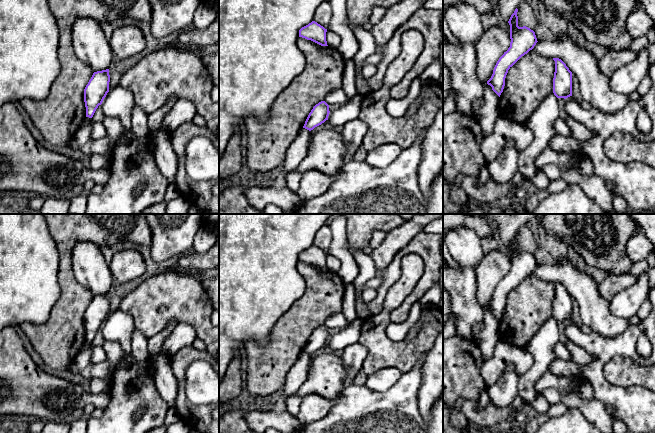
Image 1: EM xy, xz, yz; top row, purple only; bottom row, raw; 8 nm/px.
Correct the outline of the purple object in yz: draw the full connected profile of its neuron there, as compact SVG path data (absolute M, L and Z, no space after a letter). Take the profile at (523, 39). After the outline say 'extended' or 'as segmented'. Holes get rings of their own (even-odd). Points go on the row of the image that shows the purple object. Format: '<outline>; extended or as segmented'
M518 9L511 15L508 23L510 25L510 47L497 61L491 78L487 84L500 97L505 86L505 78L508 70L525 54L534 48L537 38L535 32L530 28L518 26Z; as segmented

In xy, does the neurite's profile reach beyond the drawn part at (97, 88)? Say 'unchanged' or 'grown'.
unchanged

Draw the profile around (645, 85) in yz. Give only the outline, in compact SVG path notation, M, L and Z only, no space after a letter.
M649 73L646 74L642 81L640 82L640 84L638 85L637 87L637 92L641 95L641 96L644 96L651 88L651 85L652 85L652 82L651 82L651 79L650 79L650 75Z

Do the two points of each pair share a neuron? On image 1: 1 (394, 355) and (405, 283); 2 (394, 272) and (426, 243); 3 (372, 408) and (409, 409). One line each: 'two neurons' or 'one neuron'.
1: one neuron
2: one neuron
3: one neuron

